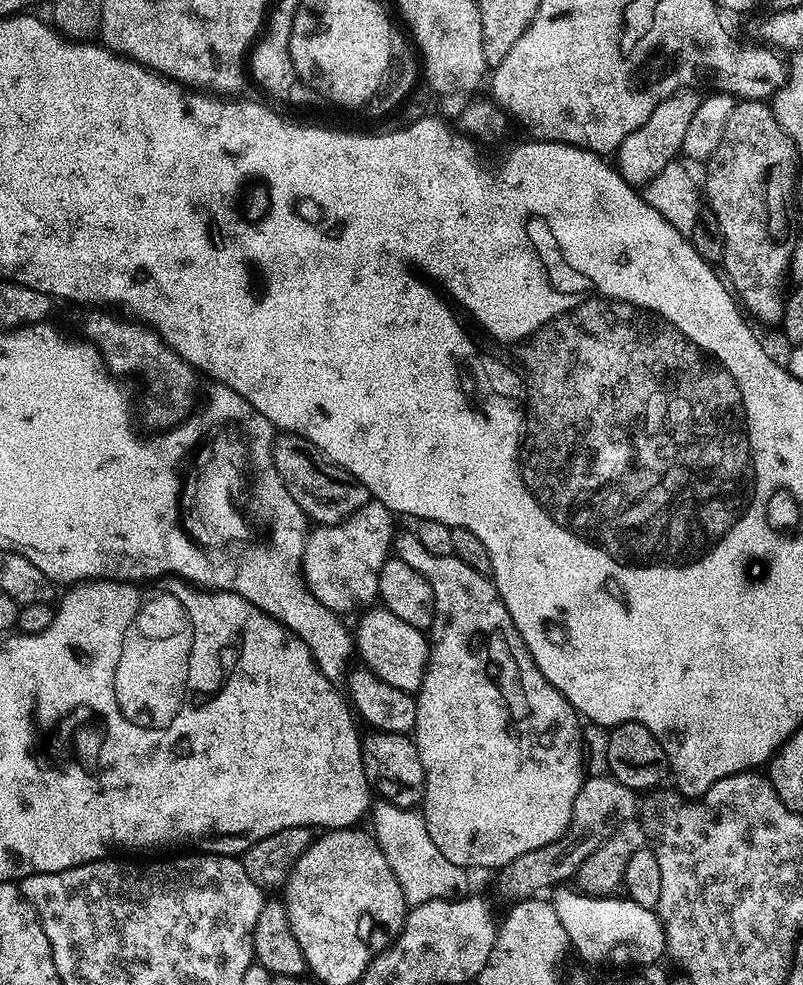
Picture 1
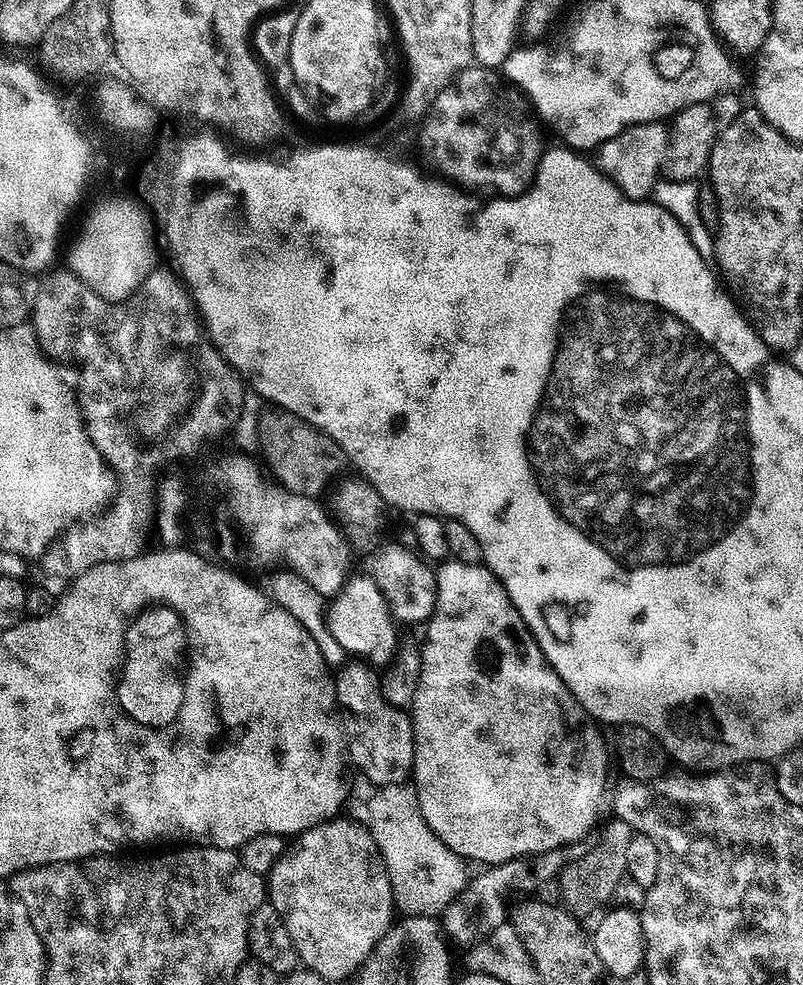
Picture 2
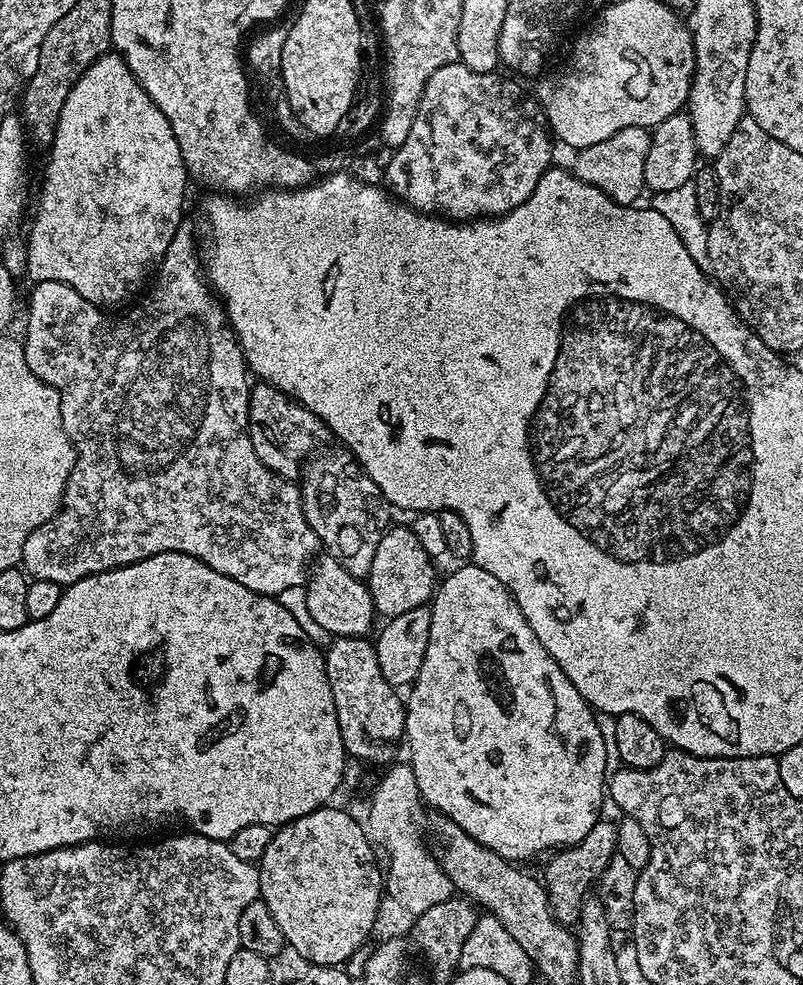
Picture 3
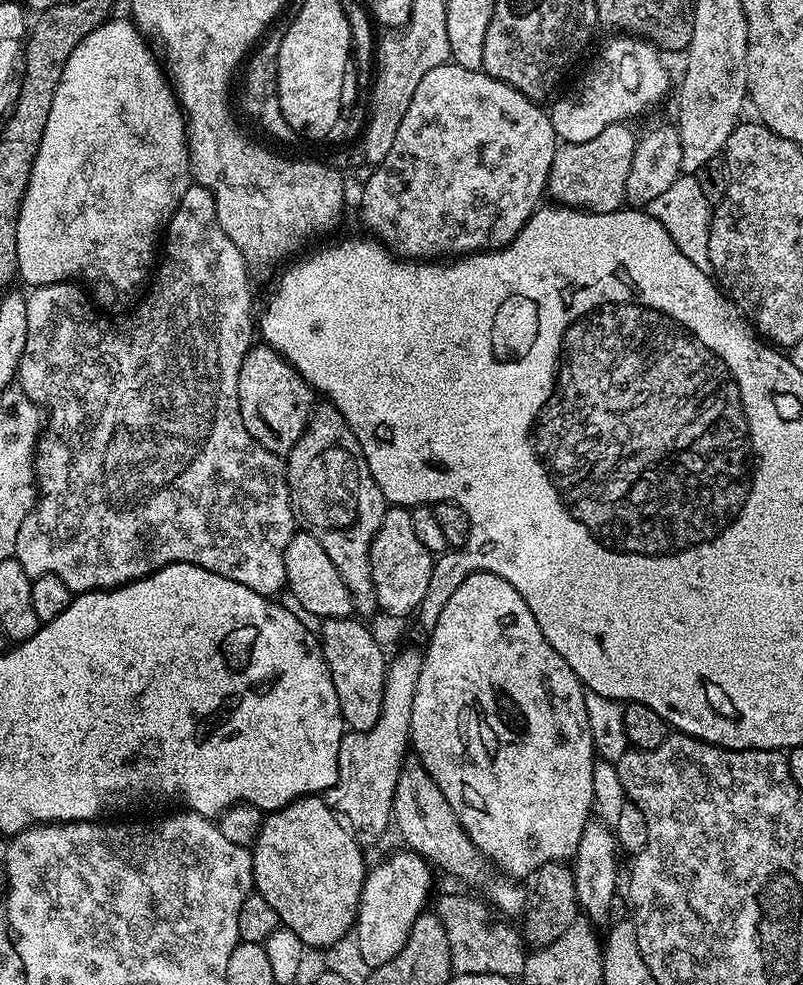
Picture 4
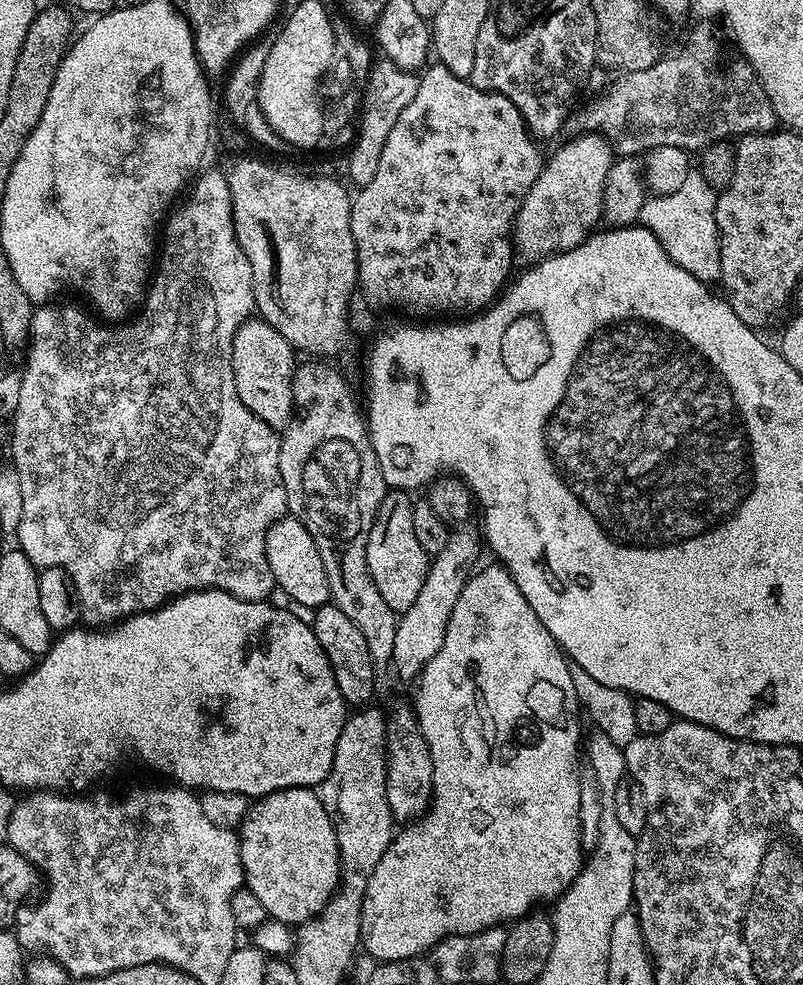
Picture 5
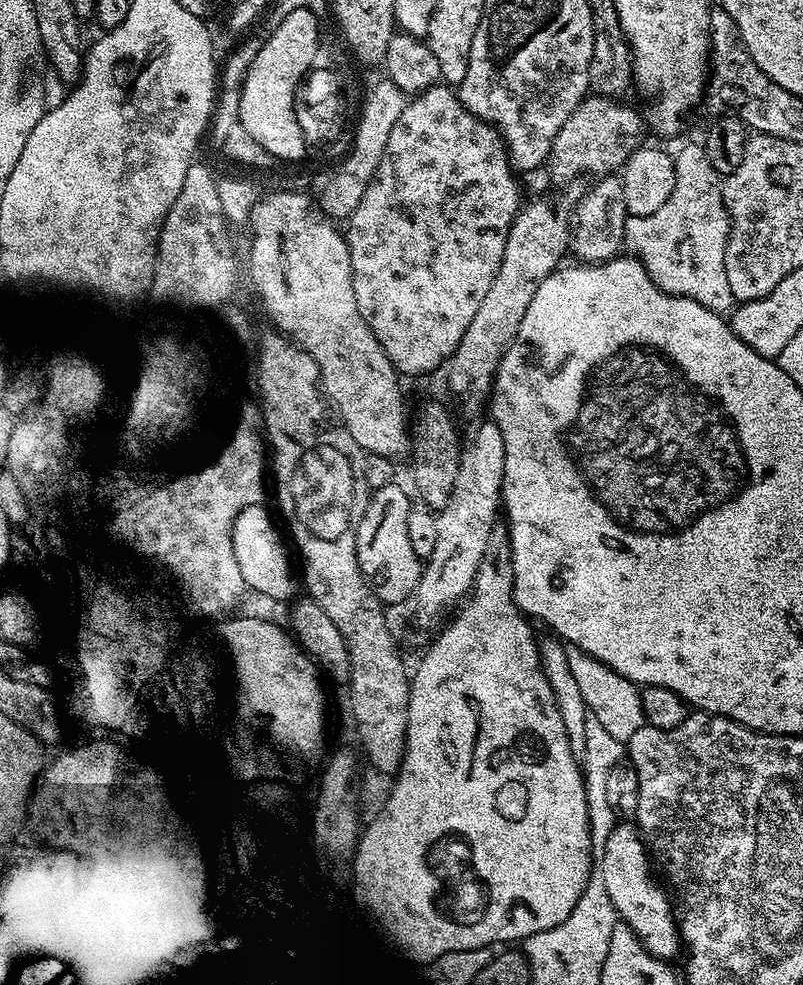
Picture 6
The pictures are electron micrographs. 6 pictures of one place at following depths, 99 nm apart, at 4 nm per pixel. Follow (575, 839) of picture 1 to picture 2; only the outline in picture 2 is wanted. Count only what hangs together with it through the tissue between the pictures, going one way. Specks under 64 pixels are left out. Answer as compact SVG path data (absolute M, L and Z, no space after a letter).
M583 843L565 844L562 848L537 852L534 856L519 856L501 864L494 864L480 870L477 876L469 879L465 888L454 898L452 904L442 912L442 927L451 941L456 940L463 946L471 946L477 940L484 940L498 926L506 922L508 900L511 896L528 898L536 894L542 882L559 877L560 872L572 860L579 858L586 851Z

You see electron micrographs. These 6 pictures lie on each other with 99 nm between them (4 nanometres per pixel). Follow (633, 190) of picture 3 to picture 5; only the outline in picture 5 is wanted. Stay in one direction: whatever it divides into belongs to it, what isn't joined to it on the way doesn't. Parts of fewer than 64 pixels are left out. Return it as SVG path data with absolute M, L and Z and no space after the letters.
M578 134L577 137L564 144L551 157L545 159L538 178L534 178L534 186L530 186L530 194L522 202L512 225L512 242L514 252L524 262L539 262L547 256L555 256L557 252L565 252L583 244L593 232L597 231L604 215L604 187L608 171L614 159L614 149L605 136L599 134Z

